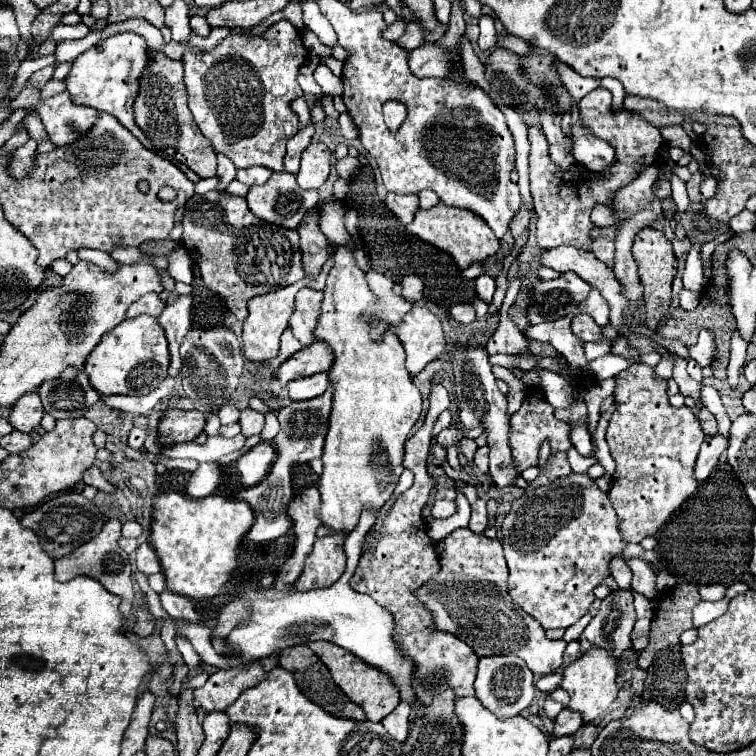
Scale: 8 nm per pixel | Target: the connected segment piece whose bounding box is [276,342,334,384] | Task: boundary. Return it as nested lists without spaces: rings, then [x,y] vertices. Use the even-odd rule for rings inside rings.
[[[314,342],[312,346],[296,352],[296,356],[288,358],[280,366],[280,372],[278,372],[276,380],[280,384],[288,384],[288,382],[304,378],[304,376],[312,376],[312,374],[318,374],[318,372],[328,372],[332,368],[332,362],[334,362],[332,348],[324,342]]]

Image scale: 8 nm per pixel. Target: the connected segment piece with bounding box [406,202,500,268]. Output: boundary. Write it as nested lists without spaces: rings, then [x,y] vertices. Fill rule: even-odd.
[[[442,202],[430,210],[418,210],[414,222],[408,224],[406,230],[408,234],[414,234],[420,240],[430,242],[432,246],[448,252],[460,268],[468,268],[472,264],[486,264],[486,260],[500,250],[500,240],[480,216],[462,208],[446,206]]]

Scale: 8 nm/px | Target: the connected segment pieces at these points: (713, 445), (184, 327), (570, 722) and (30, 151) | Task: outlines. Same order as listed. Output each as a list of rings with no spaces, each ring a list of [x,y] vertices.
[[[714,434],[708,436],[700,448],[698,460],[696,460],[696,478],[702,482],[708,478],[708,474],[718,466],[718,458],[720,454],[726,450],[728,446],[728,436],[724,434]]]
[[[180,296],[174,304],[168,304],[164,312],[158,316],[158,324],[164,328],[168,350],[170,350],[170,366],[168,366],[168,378],[176,376],[182,368],[182,360],[178,354],[180,342],[184,334],[190,330],[190,308],[192,308],[192,296]]]
[[[564,708],[556,720],[554,720],[554,732],[550,734],[550,738],[558,738],[558,736],[572,736],[574,732],[578,732],[582,726],[582,720],[580,720],[580,714]]]
[[[30,138],[30,140],[26,140],[26,144],[24,144],[24,146],[16,148],[16,150],[10,154],[8,174],[10,174],[12,178],[22,178],[22,176],[28,176],[28,172],[34,168],[36,148],[38,148],[38,142]]]

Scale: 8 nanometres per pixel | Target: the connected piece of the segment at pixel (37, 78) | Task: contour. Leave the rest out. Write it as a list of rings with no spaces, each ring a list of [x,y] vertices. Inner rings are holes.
[[[54,64],[52,66],[46,66],[46,68],[42,68],[42,70],[38,70],[32,78],[30,78],[30,82],[34,82],[34,84],[38,84],[38,86],[44,86],[50,78],[52,78],[52,74],[54,74]]]

